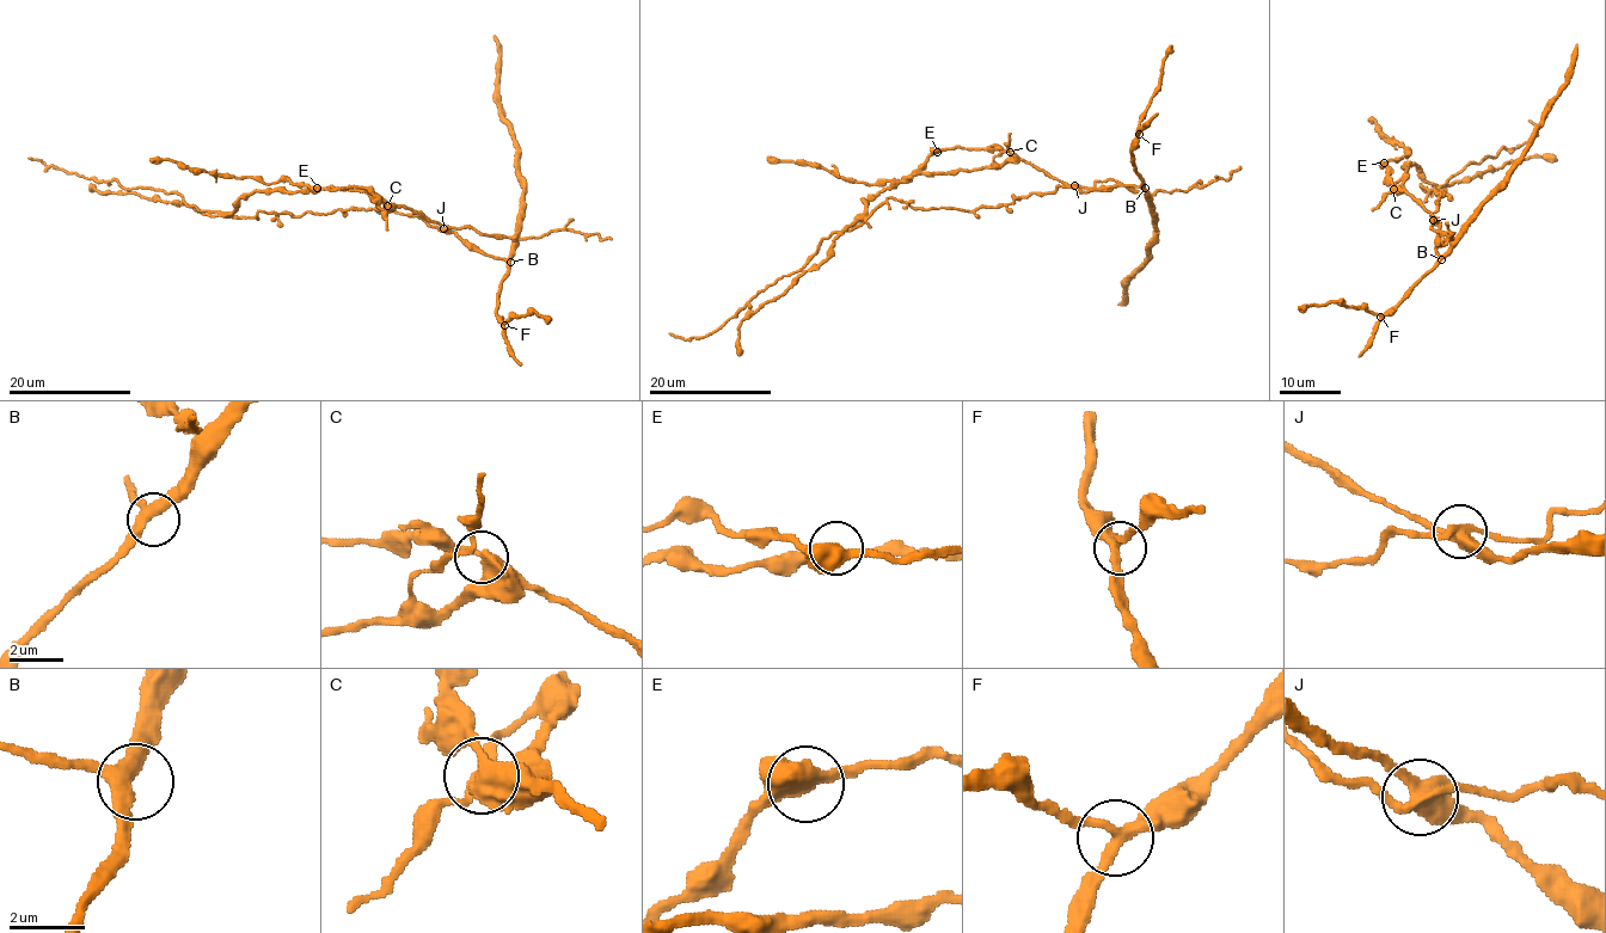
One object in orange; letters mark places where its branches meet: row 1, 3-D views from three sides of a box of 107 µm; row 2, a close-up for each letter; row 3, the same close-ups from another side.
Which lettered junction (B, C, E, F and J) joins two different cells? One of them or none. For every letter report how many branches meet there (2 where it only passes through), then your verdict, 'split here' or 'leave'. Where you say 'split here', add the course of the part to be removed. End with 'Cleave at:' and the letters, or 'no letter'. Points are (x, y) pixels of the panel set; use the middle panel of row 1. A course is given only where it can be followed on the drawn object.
B: branches 3; leave
C: branches 4; leave
E: branches 4; leave
F: branches 3; leave
J: branches 5; split here; course (1073, 186), (972, 212), (887, 198), (859, 225), (822, 240), (800, 270), (716, 331), (687, 339), (669, 332)
Cleave at: J

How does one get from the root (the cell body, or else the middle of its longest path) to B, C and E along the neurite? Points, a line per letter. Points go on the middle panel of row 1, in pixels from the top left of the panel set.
B: (1001, 207), (1033, 192), (1050, 192), (1061, 185), (1076, 186), (1087, 192), (1111, 190), (1120, 184), (1145, 188)
C: (1001, 207), (1018, 197), (1050, 192), (1067, 184), (1010, 152)
E: (1001, 207), (1018, 197), (1050, 192), (1067, 184), (999, 148), (952, 147), (937, 152)

